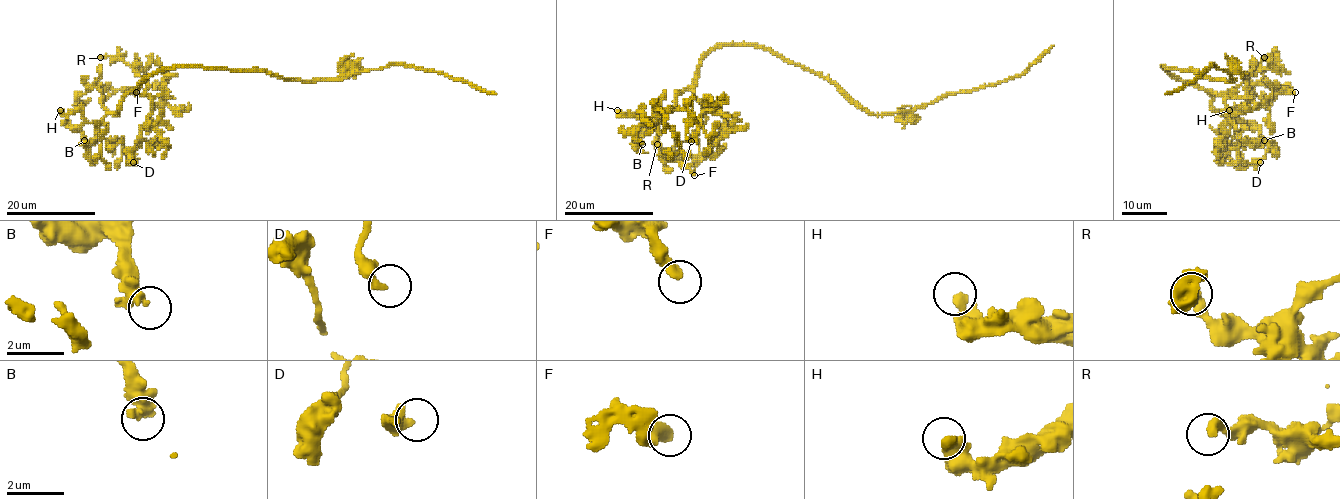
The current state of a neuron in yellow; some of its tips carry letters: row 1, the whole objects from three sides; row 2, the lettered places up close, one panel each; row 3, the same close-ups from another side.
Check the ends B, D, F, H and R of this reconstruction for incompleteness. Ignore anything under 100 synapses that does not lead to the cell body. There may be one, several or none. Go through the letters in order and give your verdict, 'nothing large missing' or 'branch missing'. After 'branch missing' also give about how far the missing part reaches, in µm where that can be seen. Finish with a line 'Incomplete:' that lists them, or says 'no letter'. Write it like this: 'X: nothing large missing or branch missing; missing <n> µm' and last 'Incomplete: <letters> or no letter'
B: nothing large missing
D: nothing large missing
F: nothing large missing
H: nothing large missing
R: nothing large missing
Incomplete: no letter

